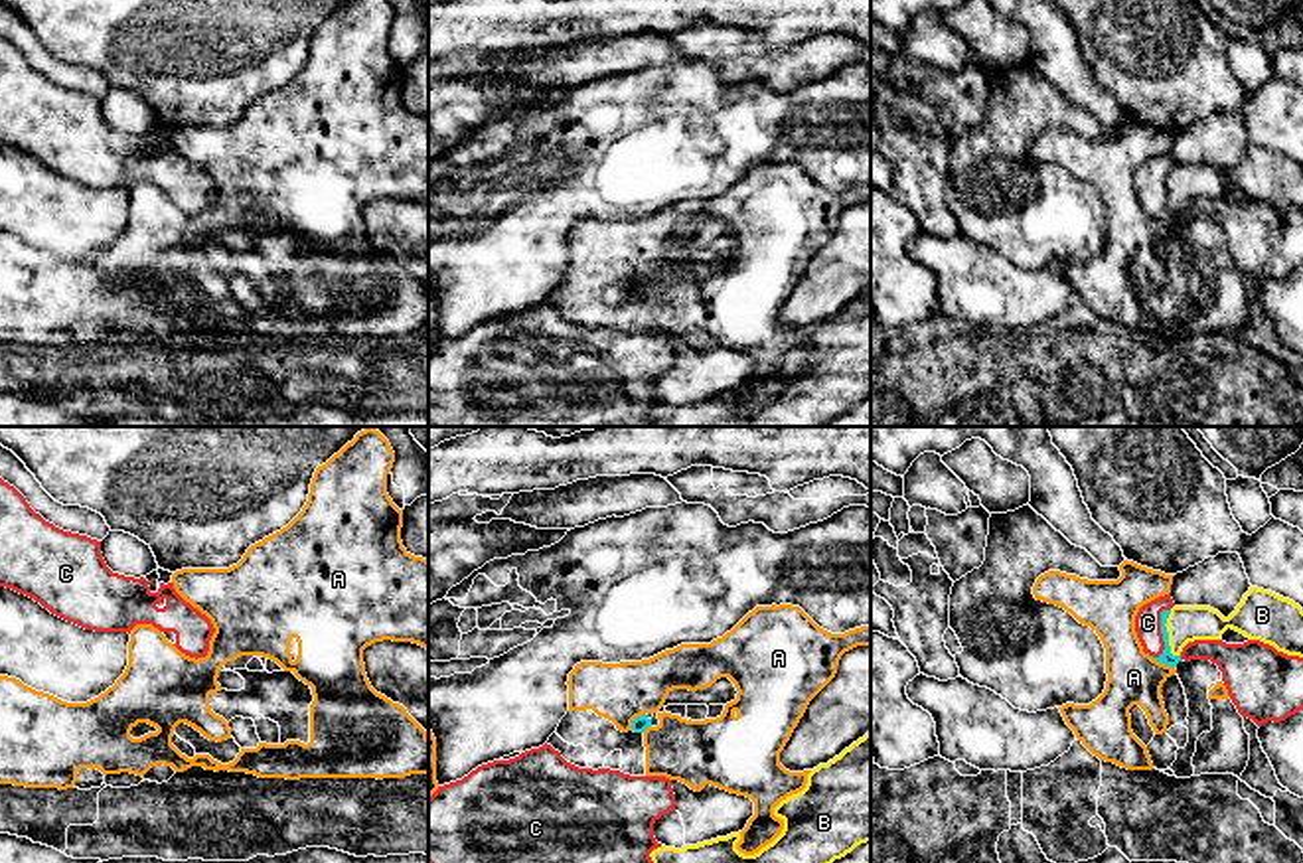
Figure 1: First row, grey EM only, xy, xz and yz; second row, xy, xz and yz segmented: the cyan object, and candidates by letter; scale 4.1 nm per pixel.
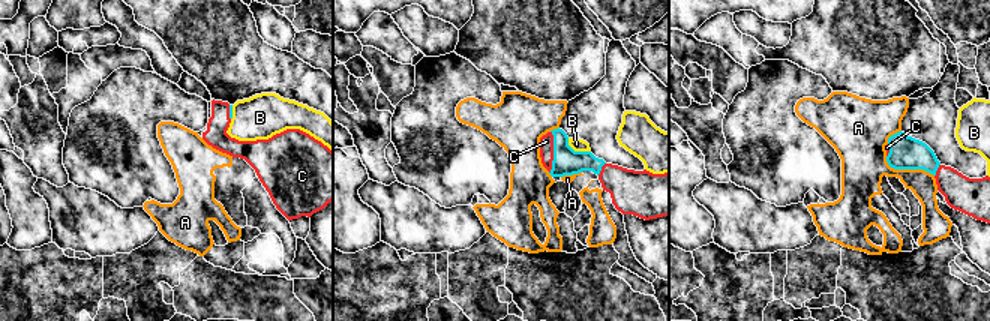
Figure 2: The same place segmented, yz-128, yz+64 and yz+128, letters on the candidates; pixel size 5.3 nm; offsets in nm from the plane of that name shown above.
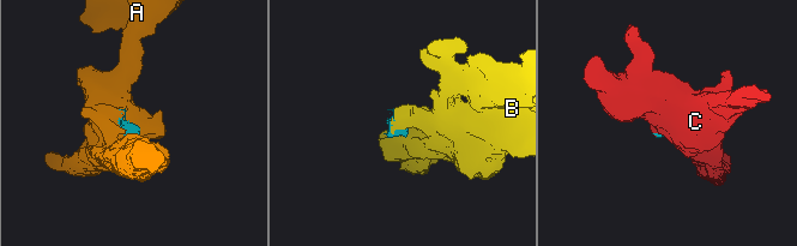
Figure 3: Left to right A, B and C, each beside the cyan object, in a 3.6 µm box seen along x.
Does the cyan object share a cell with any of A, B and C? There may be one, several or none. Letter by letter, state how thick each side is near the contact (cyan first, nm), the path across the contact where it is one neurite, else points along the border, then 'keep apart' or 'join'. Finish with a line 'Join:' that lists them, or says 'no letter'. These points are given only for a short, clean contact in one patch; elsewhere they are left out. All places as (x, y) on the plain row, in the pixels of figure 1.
A: calibres 60 and 220 nm; keep apart
B: calibres 60 and 150 nm; border yz (1171, 168), (1165, 180), (1167, 202), (1179, 214); keep apart
C: calibres 60 and 110 nm; join
Join: C

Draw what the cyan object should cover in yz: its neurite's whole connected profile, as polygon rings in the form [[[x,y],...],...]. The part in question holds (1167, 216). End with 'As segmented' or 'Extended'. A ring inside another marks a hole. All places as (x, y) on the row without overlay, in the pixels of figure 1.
[[[1169,150],[1139,166],[1135,190],[1145,211],[1171,225],[1183,217],[1210,217],[1222,229],[1238,271],[1258,284],[1267,278],[1285,278],[1303,267],[1303,215],[1277,209],[1260,197],[1244,201],[1194,197],[1173,213],[1165,184],[1173,164]]]. Extended

